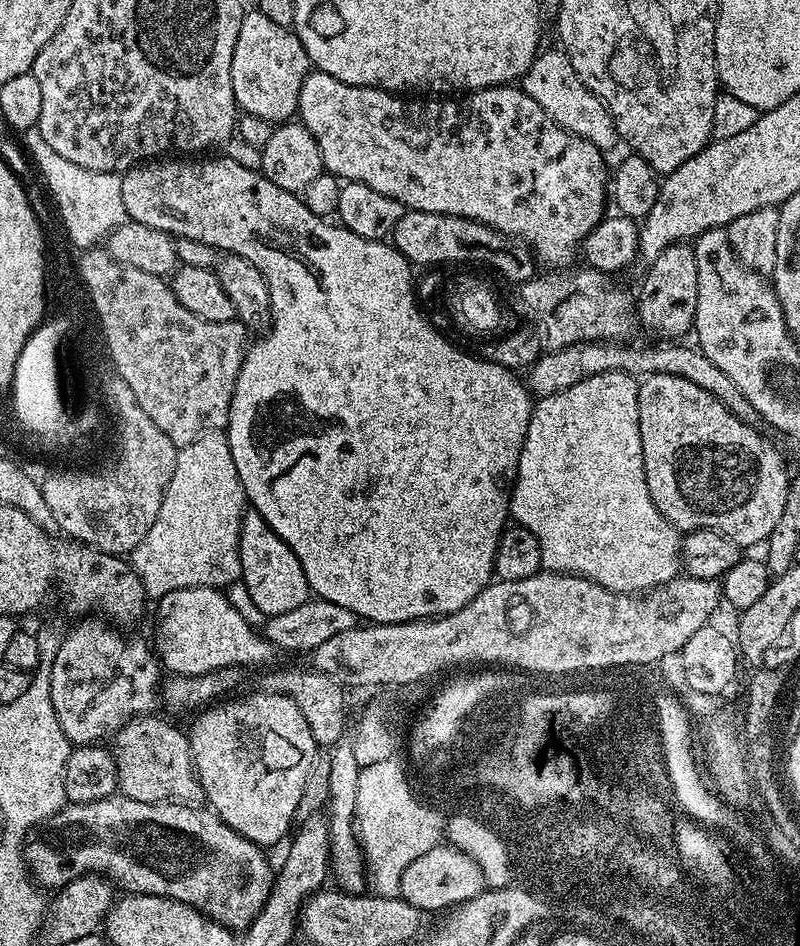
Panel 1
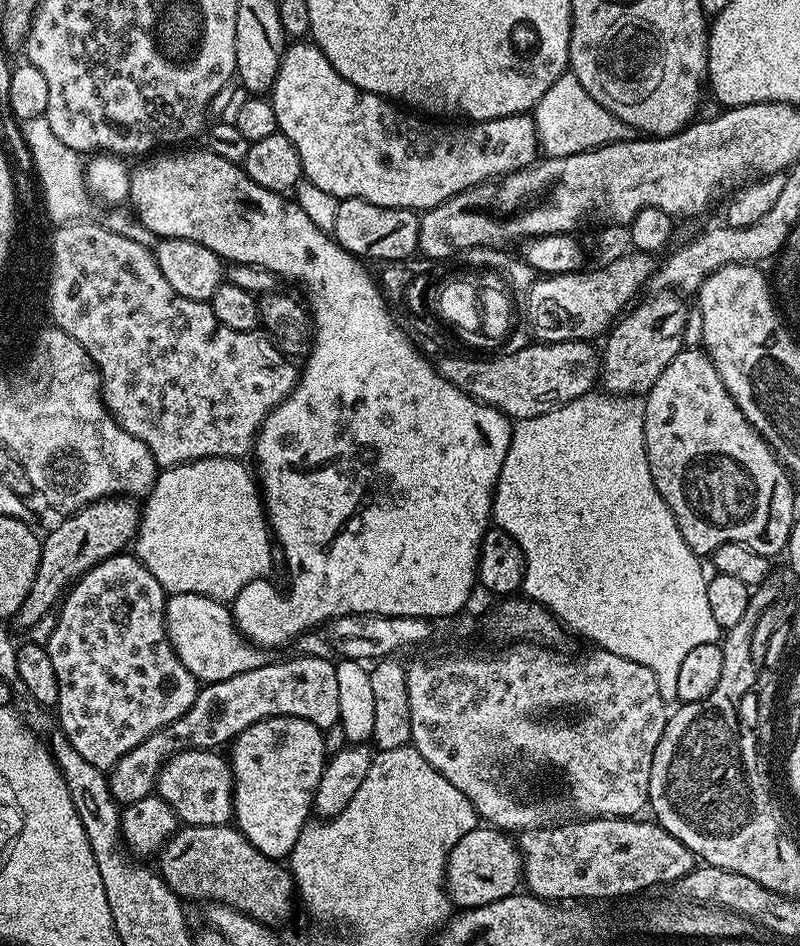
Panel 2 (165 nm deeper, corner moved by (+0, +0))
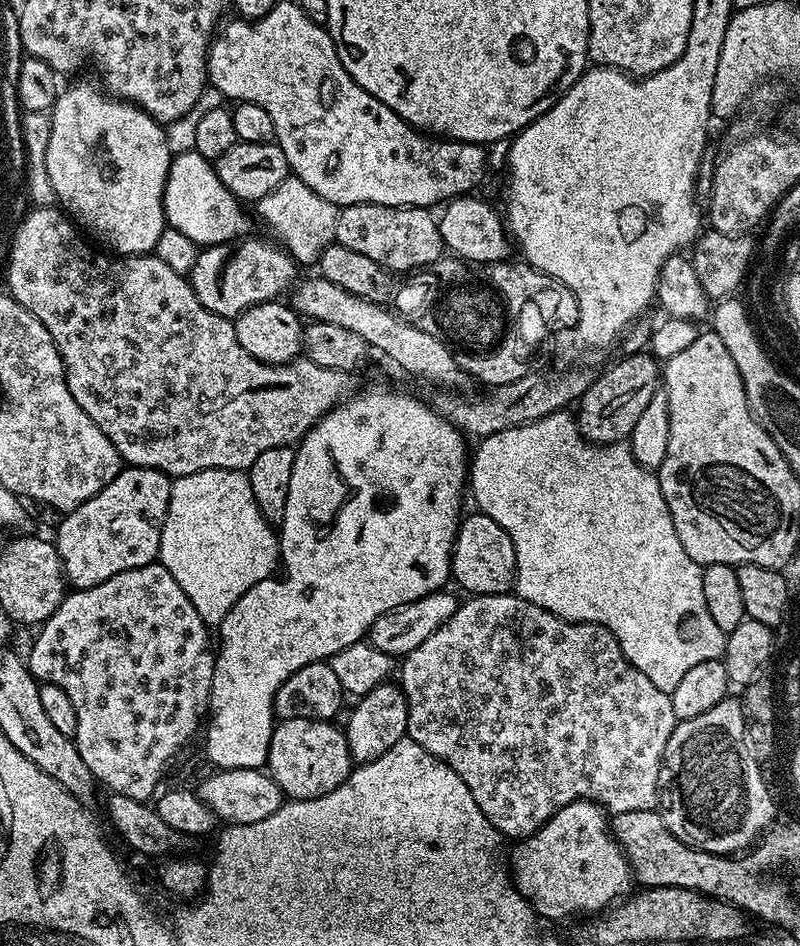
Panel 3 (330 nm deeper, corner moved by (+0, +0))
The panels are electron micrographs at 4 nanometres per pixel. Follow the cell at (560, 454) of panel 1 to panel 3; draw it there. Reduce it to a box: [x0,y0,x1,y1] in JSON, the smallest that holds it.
[467,410,726,693]

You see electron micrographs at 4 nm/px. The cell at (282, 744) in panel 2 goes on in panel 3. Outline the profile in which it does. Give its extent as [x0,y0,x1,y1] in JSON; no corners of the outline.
[266,720,354,800]

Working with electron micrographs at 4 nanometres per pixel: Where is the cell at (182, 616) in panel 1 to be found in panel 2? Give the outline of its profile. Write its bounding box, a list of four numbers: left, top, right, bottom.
[164,593,268,683]

